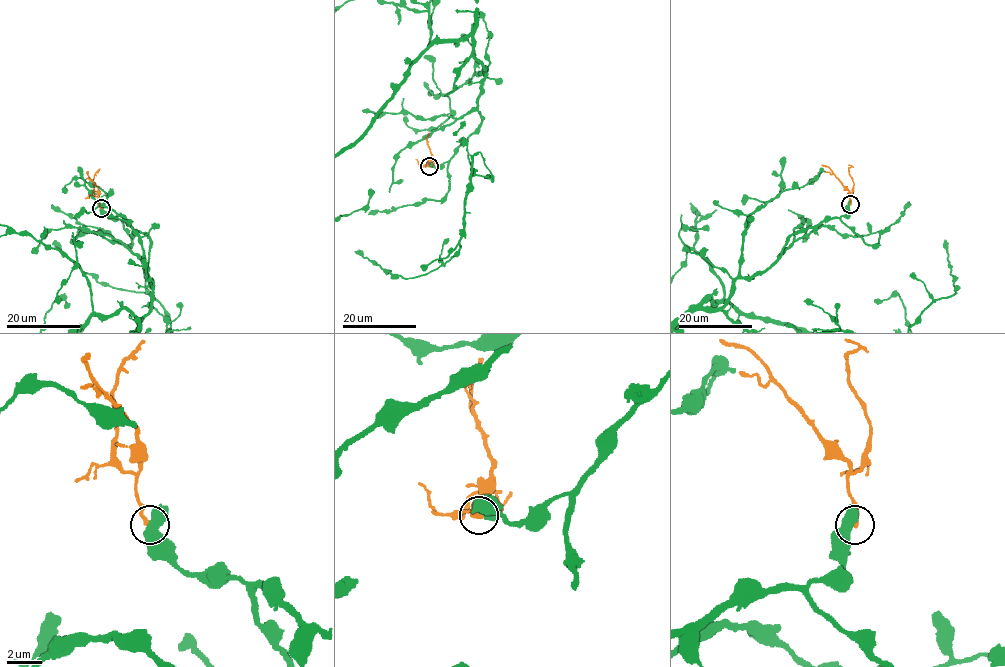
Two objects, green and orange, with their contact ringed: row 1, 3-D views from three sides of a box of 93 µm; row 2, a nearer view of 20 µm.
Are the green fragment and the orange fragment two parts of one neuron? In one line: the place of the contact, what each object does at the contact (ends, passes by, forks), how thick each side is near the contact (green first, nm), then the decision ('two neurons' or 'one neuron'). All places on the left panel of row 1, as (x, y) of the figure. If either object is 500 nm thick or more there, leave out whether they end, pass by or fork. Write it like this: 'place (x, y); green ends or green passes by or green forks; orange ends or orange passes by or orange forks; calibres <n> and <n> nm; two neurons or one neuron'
place (101, 208); calibres 550 and 280 nm; two neurons

